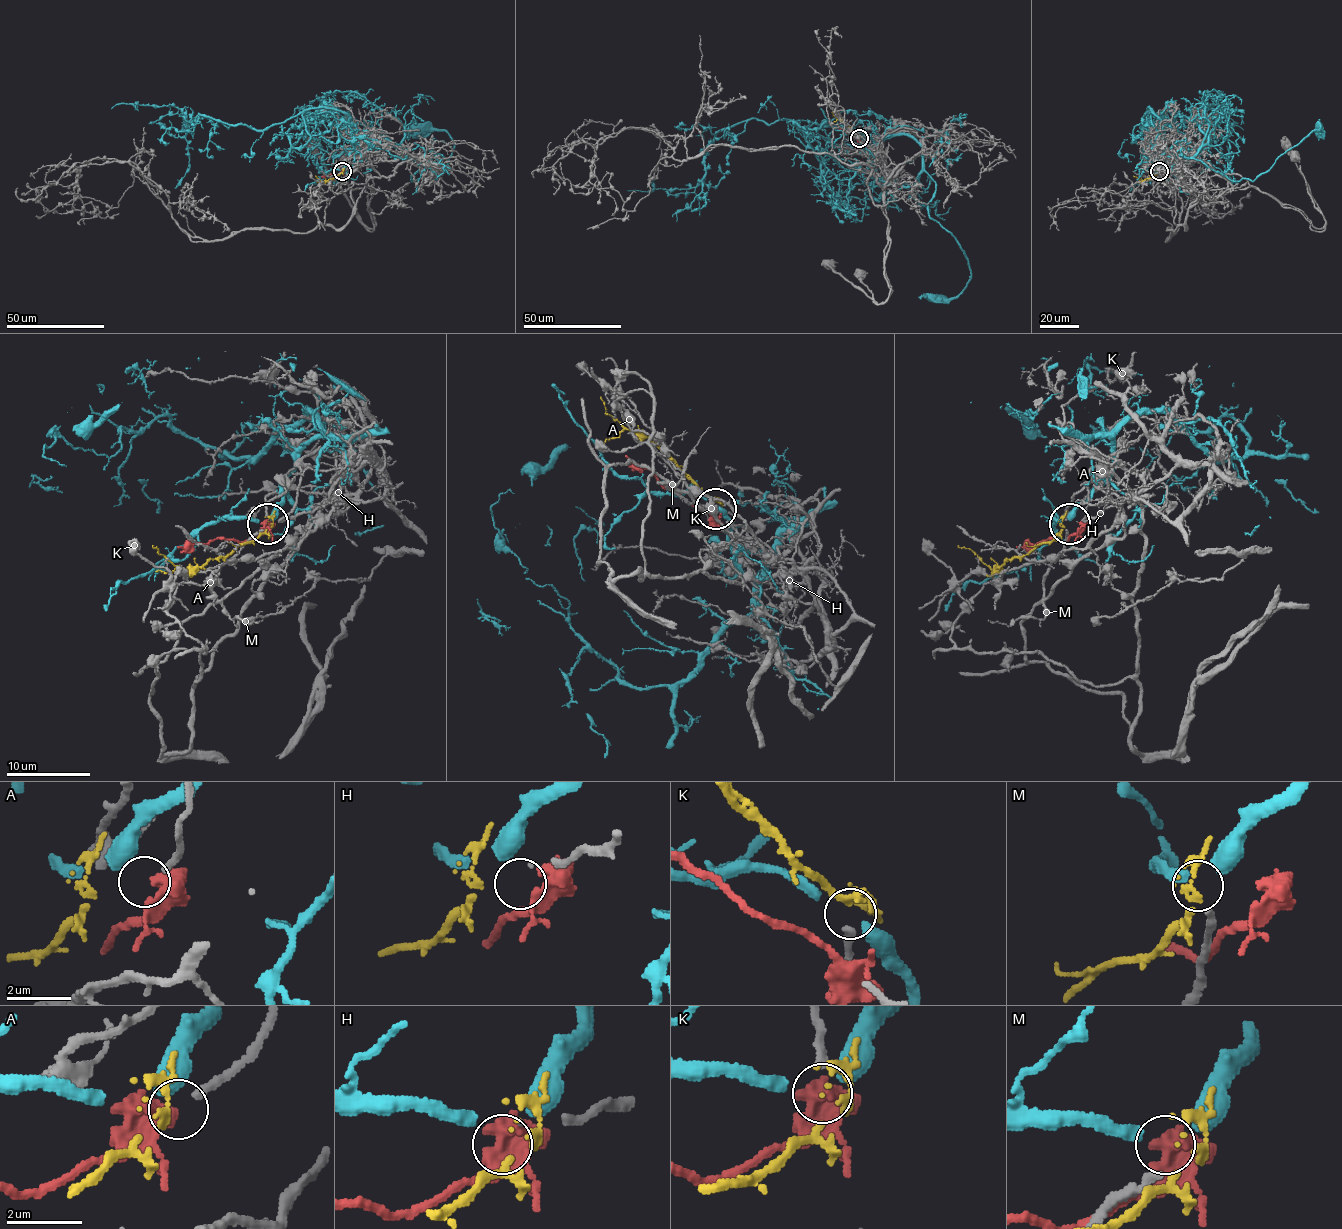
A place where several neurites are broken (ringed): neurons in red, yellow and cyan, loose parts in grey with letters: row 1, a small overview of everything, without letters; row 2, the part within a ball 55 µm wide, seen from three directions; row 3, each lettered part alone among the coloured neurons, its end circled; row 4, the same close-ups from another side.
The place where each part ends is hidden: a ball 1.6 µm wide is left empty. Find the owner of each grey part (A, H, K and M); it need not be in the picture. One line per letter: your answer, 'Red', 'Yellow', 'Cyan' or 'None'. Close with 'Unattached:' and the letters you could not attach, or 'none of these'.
A: Red
H: None
K: Yellow
M: Cyan
Unattached: H

